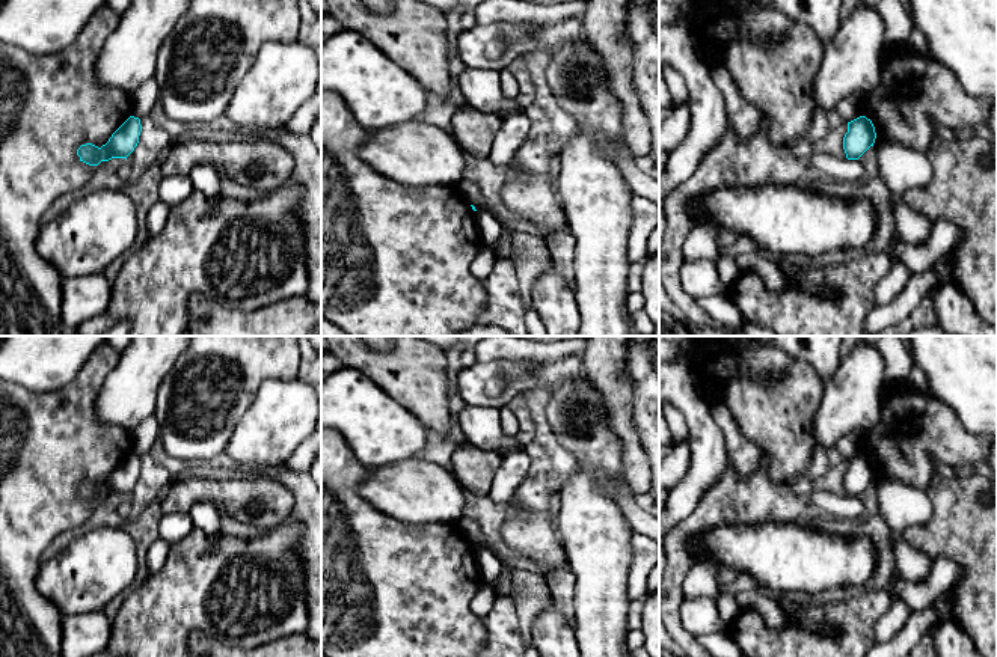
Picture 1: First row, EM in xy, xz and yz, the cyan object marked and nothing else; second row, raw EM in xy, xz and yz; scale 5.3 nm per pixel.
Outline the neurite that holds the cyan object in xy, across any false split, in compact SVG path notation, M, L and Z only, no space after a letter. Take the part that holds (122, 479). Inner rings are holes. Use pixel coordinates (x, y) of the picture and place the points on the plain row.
M130 454L101 485L86 481L77 487L80 499L89 503L98 503L112 496L125 496L134 488L142 469L140 457Z

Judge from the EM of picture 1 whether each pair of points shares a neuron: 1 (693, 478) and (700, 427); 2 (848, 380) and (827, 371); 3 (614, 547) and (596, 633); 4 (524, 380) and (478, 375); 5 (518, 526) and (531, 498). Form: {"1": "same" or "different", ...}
{"1": "same", "2": "different", "3": "same", "4": "same", "5": "same"}

